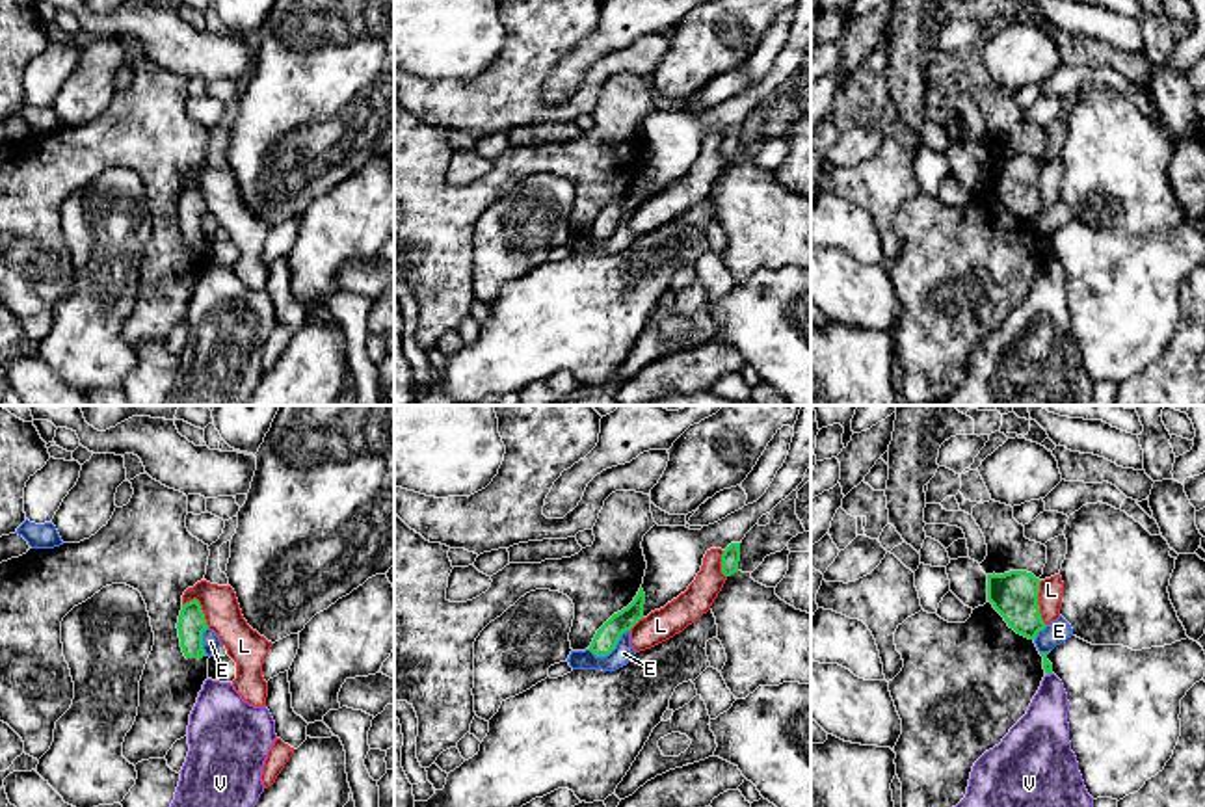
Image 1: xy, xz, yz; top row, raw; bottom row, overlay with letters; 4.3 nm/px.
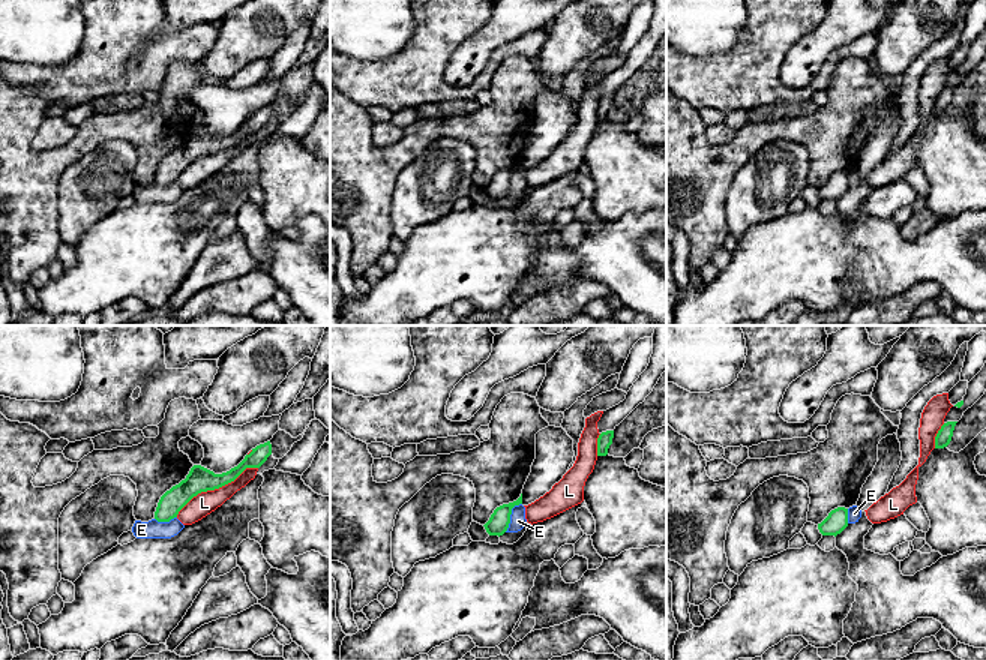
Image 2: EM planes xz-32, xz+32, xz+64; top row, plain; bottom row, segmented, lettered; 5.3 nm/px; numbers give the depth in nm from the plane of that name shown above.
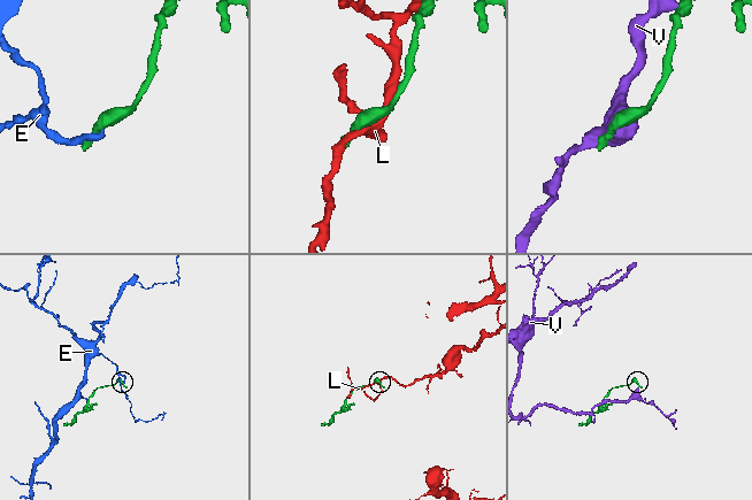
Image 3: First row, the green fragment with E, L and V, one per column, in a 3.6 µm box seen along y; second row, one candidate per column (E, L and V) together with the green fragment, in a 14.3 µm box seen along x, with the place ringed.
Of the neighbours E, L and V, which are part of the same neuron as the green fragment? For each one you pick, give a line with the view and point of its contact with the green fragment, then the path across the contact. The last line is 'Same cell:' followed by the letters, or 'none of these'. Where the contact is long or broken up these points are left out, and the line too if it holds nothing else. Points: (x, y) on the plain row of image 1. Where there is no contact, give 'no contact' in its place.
Same cell: none of these

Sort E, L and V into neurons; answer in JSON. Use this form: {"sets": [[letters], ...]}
{"sets": [["E"], ["L"], ["V"]]}

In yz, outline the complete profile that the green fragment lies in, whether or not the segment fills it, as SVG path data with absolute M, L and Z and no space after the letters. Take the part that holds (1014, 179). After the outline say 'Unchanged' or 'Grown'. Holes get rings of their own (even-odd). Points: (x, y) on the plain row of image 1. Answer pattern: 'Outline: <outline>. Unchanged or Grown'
Outline: M1026 154L987 158L987 184L1017 218L1036 223L1047 208L1041 203L1039 162Z. Unchanged

